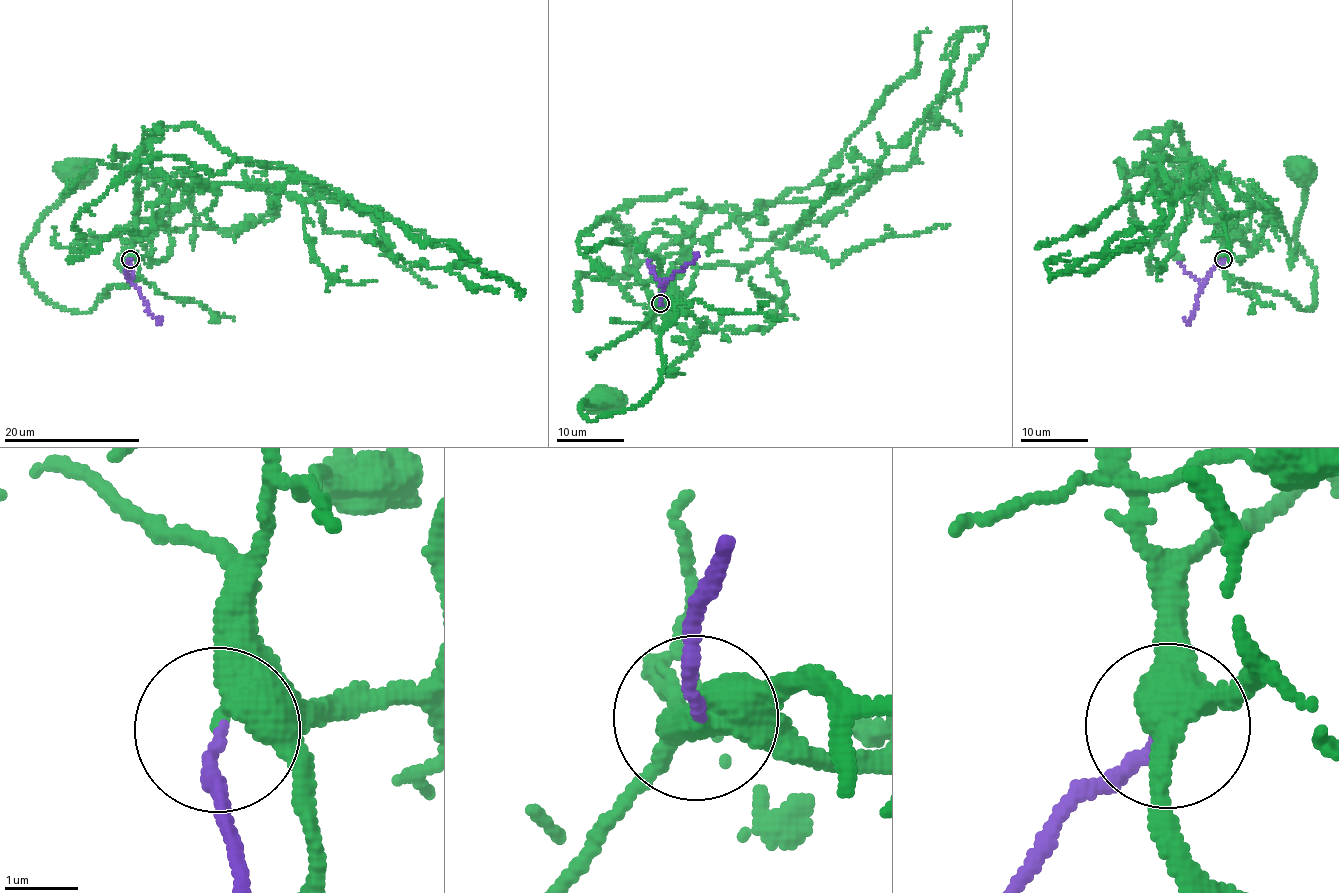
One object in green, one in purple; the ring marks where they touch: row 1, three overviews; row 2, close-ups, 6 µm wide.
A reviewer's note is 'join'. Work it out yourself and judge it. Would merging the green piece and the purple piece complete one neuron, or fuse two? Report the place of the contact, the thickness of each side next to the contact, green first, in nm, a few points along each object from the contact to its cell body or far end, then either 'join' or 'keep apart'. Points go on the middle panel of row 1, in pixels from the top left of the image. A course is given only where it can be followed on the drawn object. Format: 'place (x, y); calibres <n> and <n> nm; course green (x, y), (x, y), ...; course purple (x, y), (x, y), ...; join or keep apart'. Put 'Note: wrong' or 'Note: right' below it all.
place (660, 303); calibres 400 and 160 nm; course green (660, 304), (672, 301), (675, 319), (661, 335), (657, 386), (621, 412), (591, 420), (579, 408), (609, 401); course purple (660, 304), (664, 283), (691, 262), (694, 252); join
Note: right

